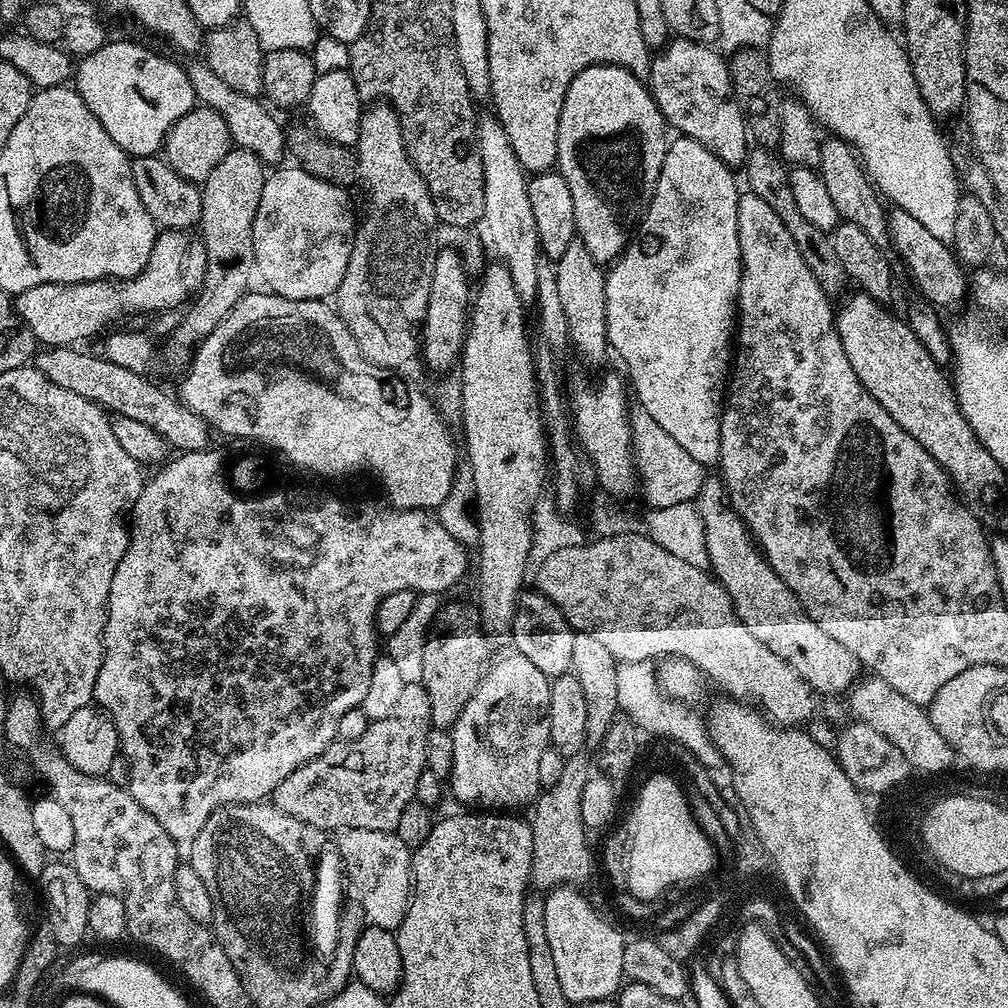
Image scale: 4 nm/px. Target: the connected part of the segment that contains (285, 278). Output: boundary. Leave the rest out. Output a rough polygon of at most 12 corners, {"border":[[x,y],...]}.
{"border":[[294,164],[264,179],[257,275],[295,300],[345,276],[356,212]]}

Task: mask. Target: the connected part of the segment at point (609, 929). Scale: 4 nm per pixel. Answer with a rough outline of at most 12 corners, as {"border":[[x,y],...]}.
{"border":[[572,886],[544,896],[558,983],[574,1006],[611,1000],[623,936]]}

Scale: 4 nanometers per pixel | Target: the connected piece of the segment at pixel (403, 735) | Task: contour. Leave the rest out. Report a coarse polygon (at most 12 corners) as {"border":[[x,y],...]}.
{"border":[[404,684],[358,742],[278,782],[325,834],[395,832],[428,767],[430,694]]}

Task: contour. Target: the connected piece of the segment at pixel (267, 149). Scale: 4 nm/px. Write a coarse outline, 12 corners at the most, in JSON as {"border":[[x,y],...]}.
{"border":[[206,63],[186,71],[197,101],[226,118],[235,147],[281,163],[285,129]]}

